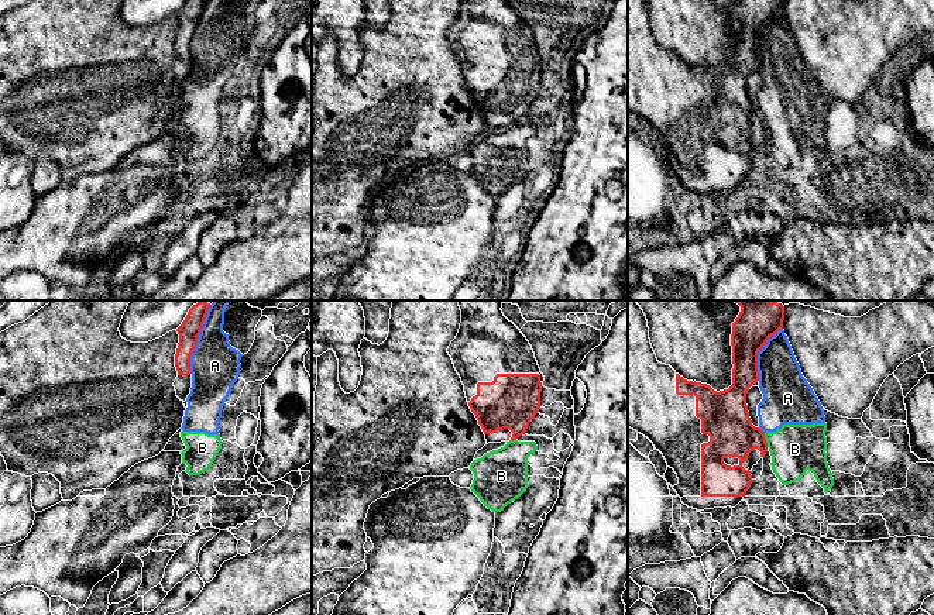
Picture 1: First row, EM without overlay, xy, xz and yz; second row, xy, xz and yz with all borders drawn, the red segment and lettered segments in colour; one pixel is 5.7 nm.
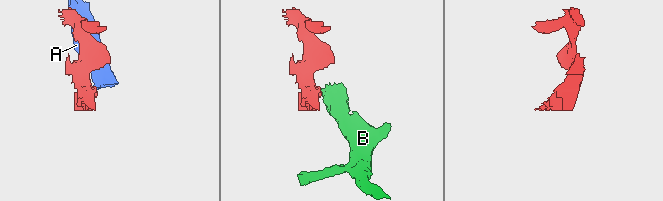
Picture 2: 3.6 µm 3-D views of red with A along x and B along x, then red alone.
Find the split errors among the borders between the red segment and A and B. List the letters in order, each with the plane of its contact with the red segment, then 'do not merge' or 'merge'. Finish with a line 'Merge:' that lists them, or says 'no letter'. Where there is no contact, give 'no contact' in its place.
A: meets red in yz; do not merge
B: meets red in yz; do not merge
Merge: no letter

